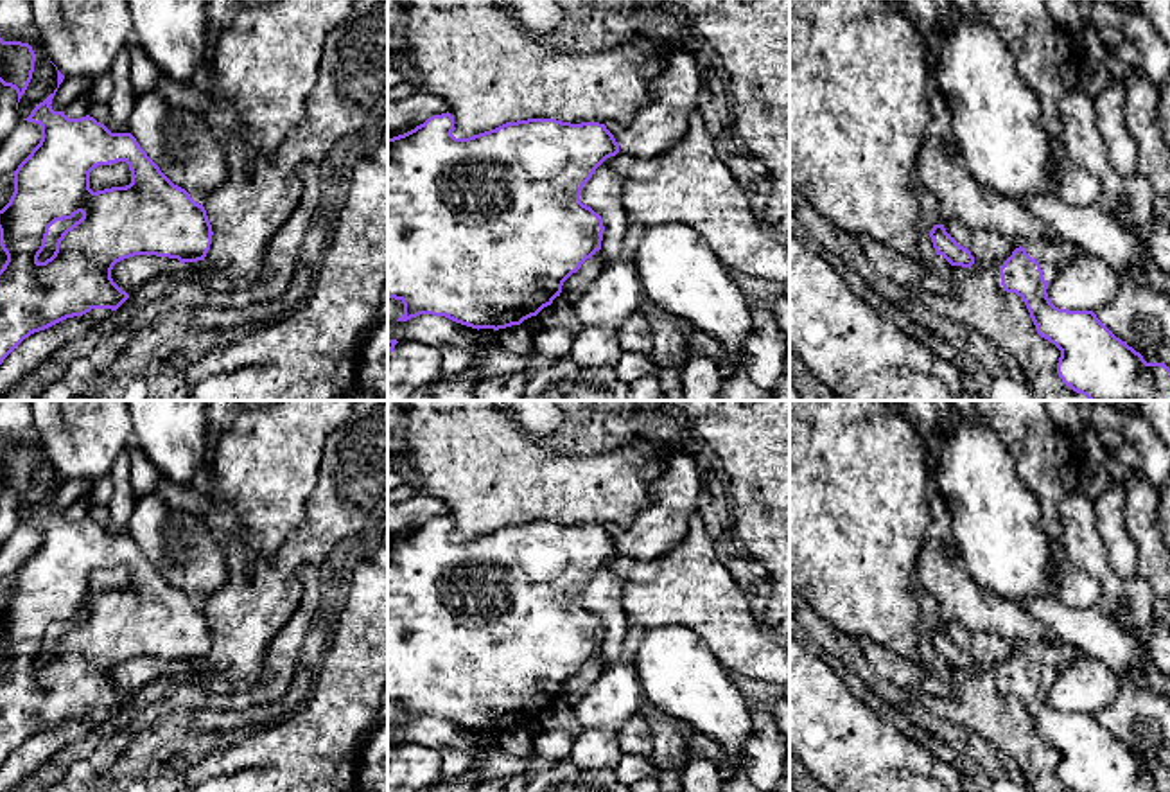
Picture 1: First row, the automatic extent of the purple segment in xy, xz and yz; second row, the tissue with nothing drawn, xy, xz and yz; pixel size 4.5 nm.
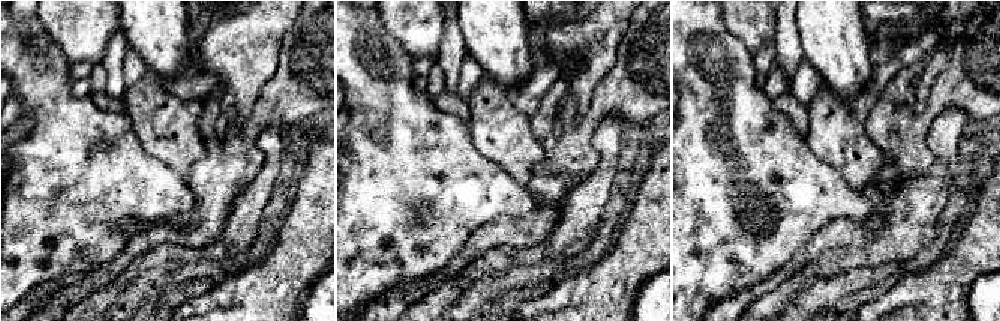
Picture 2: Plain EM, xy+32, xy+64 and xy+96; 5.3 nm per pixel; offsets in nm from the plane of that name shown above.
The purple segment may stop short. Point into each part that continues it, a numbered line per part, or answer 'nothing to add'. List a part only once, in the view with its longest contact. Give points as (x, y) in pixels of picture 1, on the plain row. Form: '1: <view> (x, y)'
nothing to add

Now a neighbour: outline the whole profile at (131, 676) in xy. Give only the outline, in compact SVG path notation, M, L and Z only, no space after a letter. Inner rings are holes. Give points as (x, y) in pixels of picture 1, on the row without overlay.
M135 657L117 664L111 672L113 684L129 699L145 684L160 677L176 675L181 664L178 661L156 657Z

